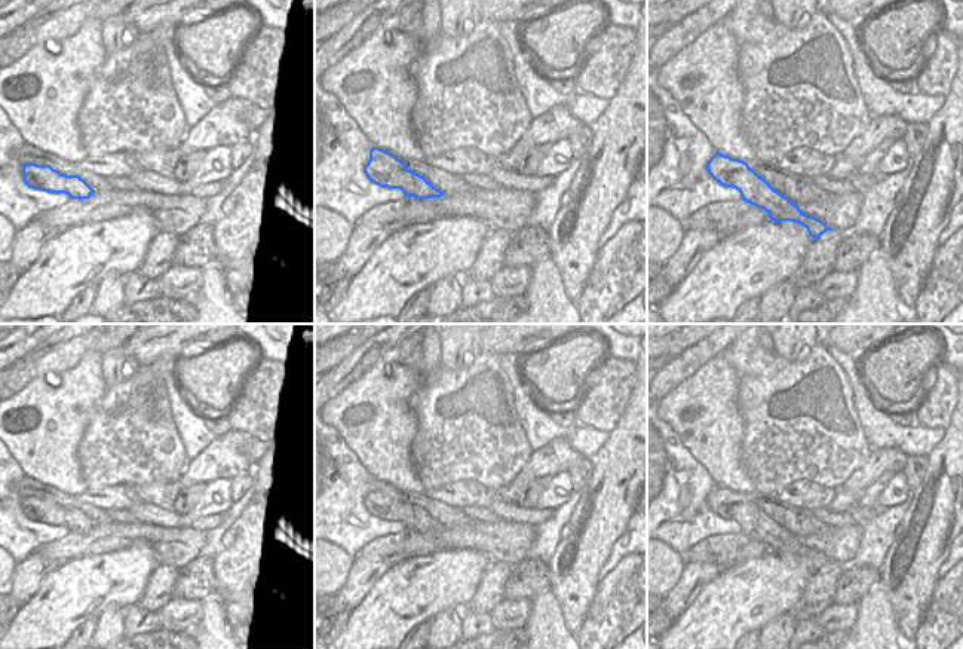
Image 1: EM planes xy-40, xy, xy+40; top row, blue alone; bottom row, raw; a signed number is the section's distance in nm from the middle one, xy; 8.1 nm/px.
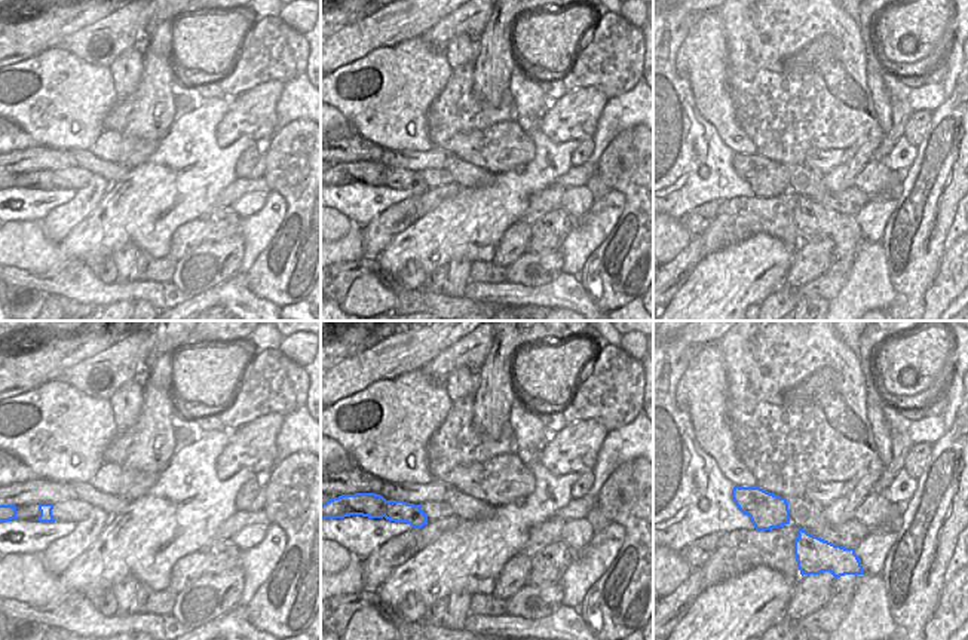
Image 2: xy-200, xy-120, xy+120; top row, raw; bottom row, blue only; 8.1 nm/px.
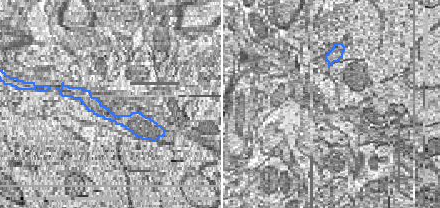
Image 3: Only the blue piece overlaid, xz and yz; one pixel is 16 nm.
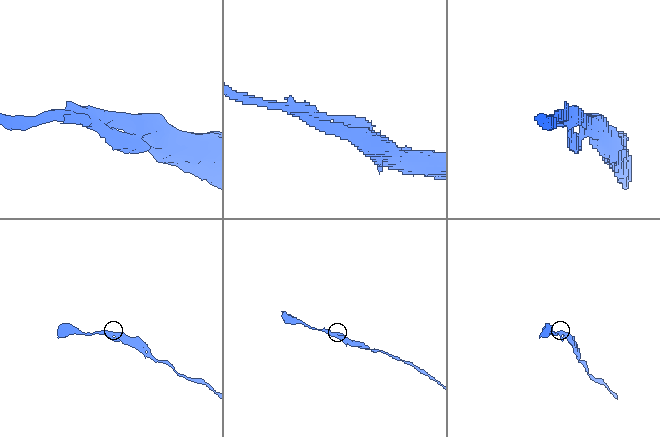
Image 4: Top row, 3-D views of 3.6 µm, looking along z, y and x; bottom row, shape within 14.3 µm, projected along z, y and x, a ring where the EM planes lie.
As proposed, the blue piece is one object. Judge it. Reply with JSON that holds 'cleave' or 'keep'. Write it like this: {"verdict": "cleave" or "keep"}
{"verdict": "cleave"}

